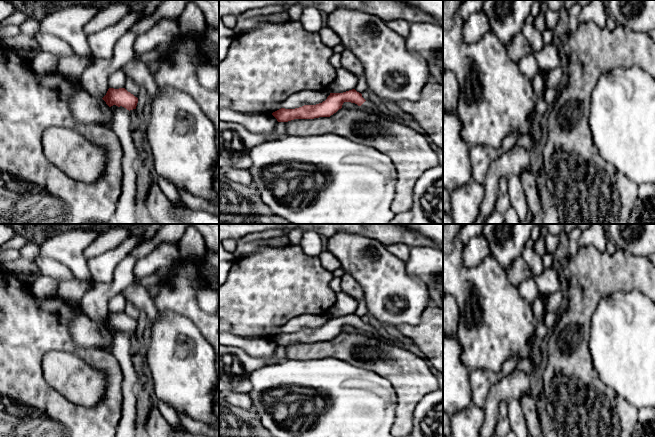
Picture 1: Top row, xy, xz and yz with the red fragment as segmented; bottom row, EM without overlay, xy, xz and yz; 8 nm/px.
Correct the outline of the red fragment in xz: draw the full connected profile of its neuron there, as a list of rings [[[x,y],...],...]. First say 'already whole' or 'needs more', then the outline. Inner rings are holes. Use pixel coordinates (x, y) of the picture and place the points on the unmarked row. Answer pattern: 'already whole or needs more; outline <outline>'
needs more; outline [[[355,313],[343,316],[343,317],[330,317],[325,325],[316,329],[304,329],[295,333],[285,333],[281,332],[272,337],[272,339],[277,343],[278,346],[288,346],[294,343],[314,343],[319,341],[330,341],[342,332],[344,326],[355,327],[358,330],[363,331],[366,334],[373,336],[379,336],[378,331],[369,324],[365,324],[362,318],[357,316]]]

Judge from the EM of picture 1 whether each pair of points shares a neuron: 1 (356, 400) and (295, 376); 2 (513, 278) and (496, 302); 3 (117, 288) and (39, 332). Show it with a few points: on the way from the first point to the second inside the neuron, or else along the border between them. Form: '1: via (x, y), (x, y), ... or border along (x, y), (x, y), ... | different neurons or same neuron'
1: via (341, 388), (329, 376), (310, 376) | same neuron
2: border along (503, 271), (506, 278), (516, 288) | different neurons
3: border along (80, 308), (84, 313) | different neurons

